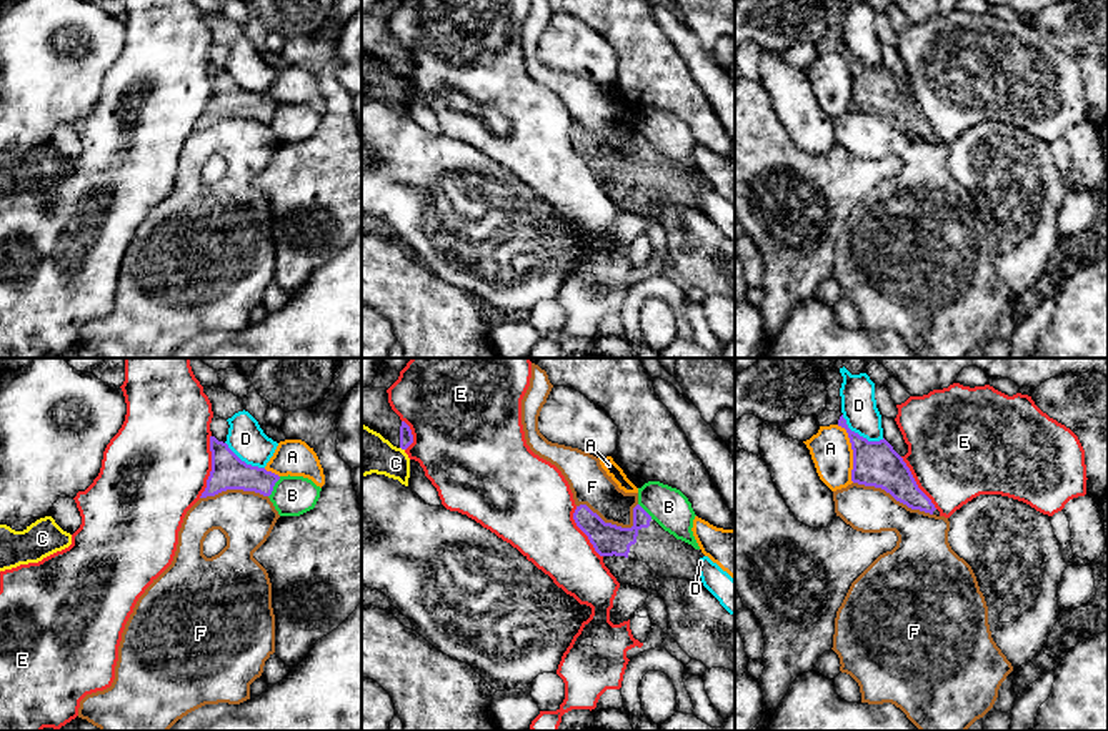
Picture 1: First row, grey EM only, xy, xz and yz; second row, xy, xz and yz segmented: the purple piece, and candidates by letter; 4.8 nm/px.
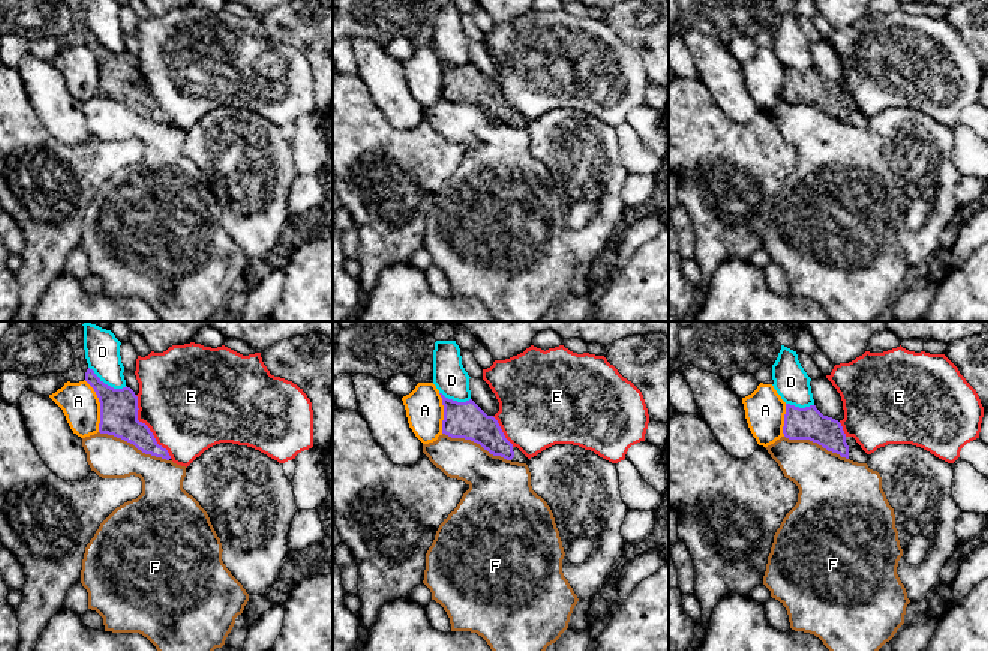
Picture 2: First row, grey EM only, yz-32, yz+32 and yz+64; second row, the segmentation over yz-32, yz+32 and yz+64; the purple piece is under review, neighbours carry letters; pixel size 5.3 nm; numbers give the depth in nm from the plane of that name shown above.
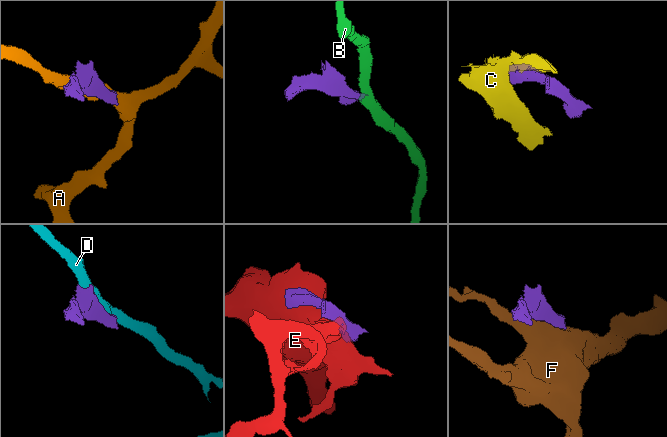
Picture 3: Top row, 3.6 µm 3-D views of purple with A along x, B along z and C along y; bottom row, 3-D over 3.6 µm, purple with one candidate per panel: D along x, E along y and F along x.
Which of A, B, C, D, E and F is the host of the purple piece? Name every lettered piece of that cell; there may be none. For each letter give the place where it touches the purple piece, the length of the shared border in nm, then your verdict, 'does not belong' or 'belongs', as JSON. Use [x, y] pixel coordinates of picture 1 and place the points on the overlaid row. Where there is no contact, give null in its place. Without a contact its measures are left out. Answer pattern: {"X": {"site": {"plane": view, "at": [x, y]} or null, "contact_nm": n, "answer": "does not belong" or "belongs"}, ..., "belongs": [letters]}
{"A": {"site": {"plane": "yz", "at": [853, 452]}, "contact_nm": 300, "answer": "does not belong"}, "B": {"site": {"plane": "xy", "at": [274, 485]}, "contact_nm": 120, "answer": "does not belong"}, "C": {"site": {"plane": "xz", "at": [402, 448]}, "contact_nm": 30, "answer": "does not belong"}, "D": {"site": {"plane": "yz", "at": [858, 435]}, "contact_nm": 240, "answer": "does not belong"}, "E": {"site": {"plane": "xy", "at": [212, 467]}, "contact_nm": 300, "answer": "does not belong"}, "F": {"site": {"plane": "yz", "at": [893, 497]}, "contact_nm": 420, "answer": "does not belong"}, "belongs": []}

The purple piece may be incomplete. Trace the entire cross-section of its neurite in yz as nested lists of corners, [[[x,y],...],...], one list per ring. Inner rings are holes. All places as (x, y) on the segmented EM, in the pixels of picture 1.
[[[843,415],[838,420],[838,426],[846,430],[851,443],[853,483],[881,488],[908,508],[933,515],[935,505],[918,488],[910,468],[885,438],[868,441],[848,428]]]

